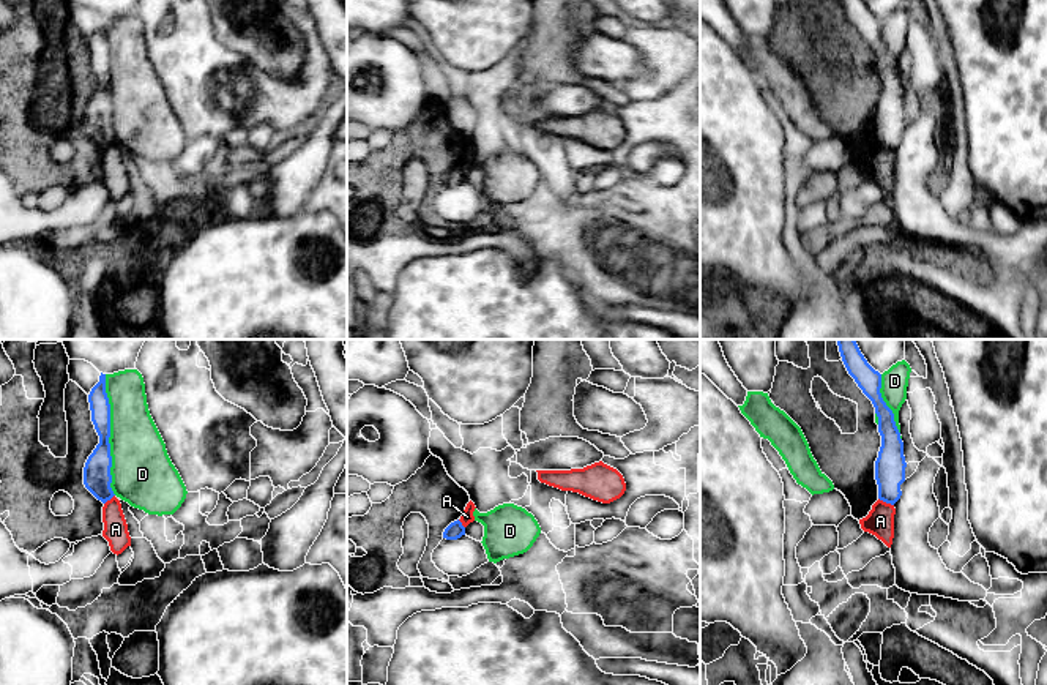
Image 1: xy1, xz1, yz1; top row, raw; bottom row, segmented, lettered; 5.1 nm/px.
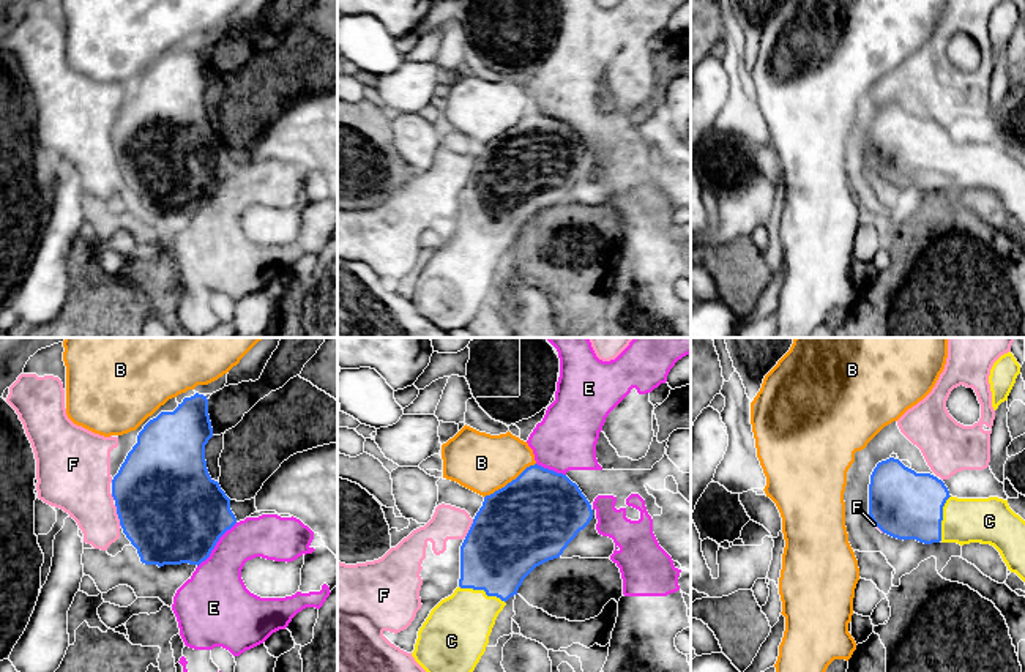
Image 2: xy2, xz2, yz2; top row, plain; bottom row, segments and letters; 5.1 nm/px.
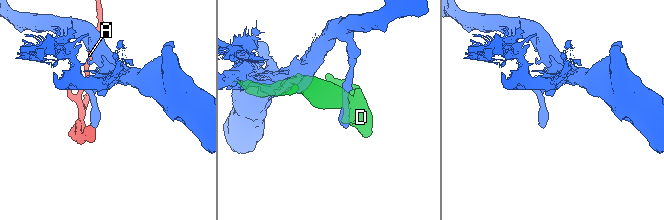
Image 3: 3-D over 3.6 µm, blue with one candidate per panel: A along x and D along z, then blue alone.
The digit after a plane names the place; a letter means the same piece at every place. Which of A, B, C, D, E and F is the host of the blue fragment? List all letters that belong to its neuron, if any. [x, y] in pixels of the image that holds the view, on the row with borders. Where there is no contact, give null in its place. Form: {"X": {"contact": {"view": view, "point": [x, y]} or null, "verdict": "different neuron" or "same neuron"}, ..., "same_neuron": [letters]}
{"A": {"contact": {"view": "yz1", "point": [886, 502]}, "verdict": "different neuron"}, "B": {"contact": {"view": "xz2", "point": [511, 481]}, "verdict": "different neuron"}, "C": {"contact": {"view": "xz2", "point": [483, 589]}, "verdict": "same neuron"}, "D": {"contact": {"view": "xy1", "point": [109, 434]}, "verdict": "different neuron"}, "E": {"contact": {"view": "xy2", "point": [215, 545]}, "verdict": "different neuron"}, "F": {"contact": {"view": "xy2", "point": [119, 516]}, "verdict": "different neuron"}, "same_neuron": ["C"]}

